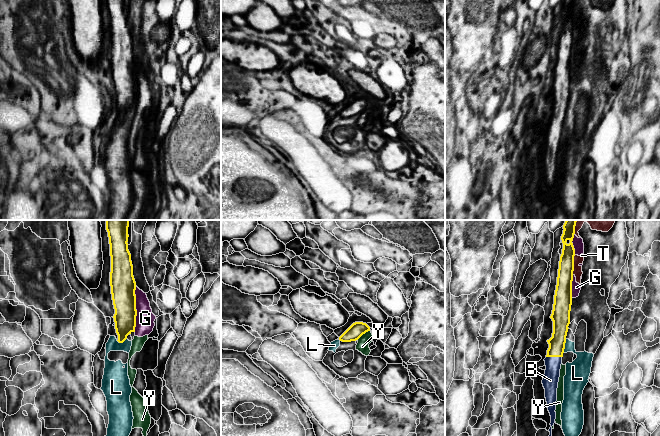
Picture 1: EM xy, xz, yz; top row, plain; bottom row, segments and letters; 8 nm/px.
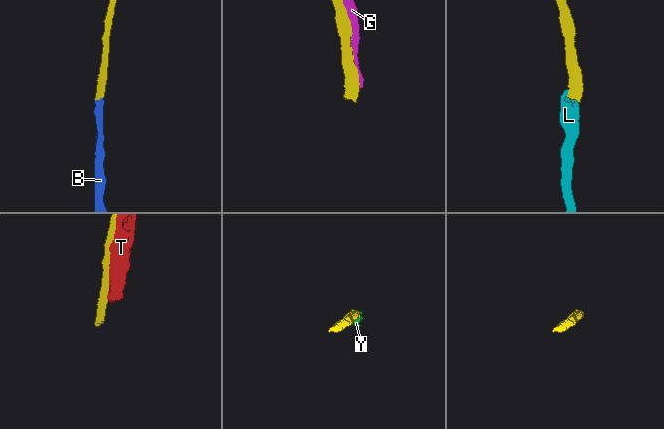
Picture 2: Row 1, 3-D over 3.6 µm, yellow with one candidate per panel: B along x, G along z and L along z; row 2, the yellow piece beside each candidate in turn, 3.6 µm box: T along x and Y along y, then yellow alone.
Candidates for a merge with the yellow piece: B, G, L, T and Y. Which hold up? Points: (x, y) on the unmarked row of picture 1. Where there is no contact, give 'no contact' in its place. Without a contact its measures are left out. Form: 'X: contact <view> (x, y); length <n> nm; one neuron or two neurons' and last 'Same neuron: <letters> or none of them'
B: contact yz (554, 132); length 130 nm; one neuron
G: contact xy (135, 85); length 360 nm; two neurons
L: contact yz (564, 122); length 110 nm; two neurons
T: contact yz (573, 41); length 160 nm; two neurons
Y: contact xz (363, 109); length 130 nm; two neurons
Same neuron: B

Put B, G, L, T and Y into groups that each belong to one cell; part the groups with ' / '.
B / G Y / L T

